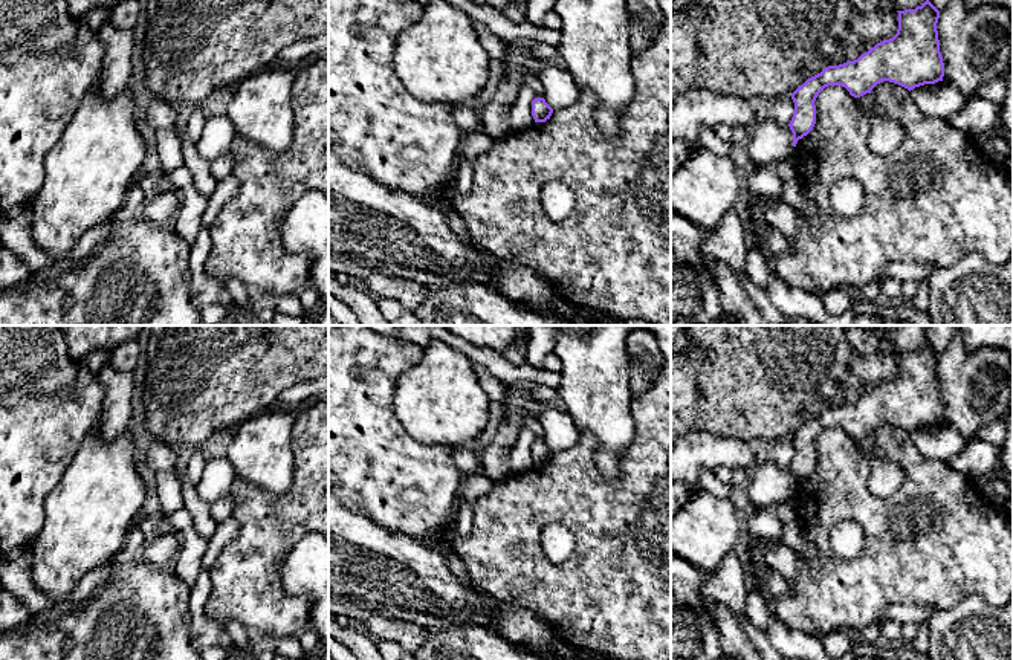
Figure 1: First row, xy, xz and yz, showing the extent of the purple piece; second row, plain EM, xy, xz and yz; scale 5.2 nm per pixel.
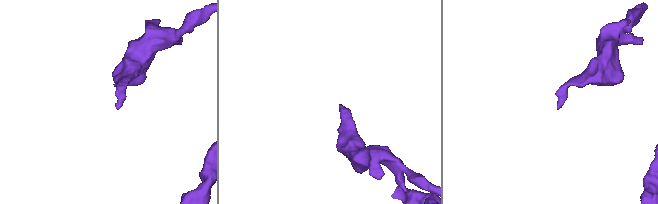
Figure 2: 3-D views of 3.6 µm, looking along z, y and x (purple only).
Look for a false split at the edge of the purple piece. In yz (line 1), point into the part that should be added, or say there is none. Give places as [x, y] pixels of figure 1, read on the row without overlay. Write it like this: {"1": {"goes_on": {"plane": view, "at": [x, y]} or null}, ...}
{"1": {"goes_on": null}}

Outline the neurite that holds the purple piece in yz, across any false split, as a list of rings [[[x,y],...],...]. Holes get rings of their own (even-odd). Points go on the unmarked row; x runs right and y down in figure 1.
[[[926,342],[915,351],[897,354],[898,371],[892,380],[877,385],[854,403],[825,409],[791,435],[795,455],[788,469],[793,489],[813,472],[814,443],[828,428],[842,428],[851,438],[860,440],[882,423],[898,426],[909,434],[943,423],[944,405],[937,373],[940,353]]]

